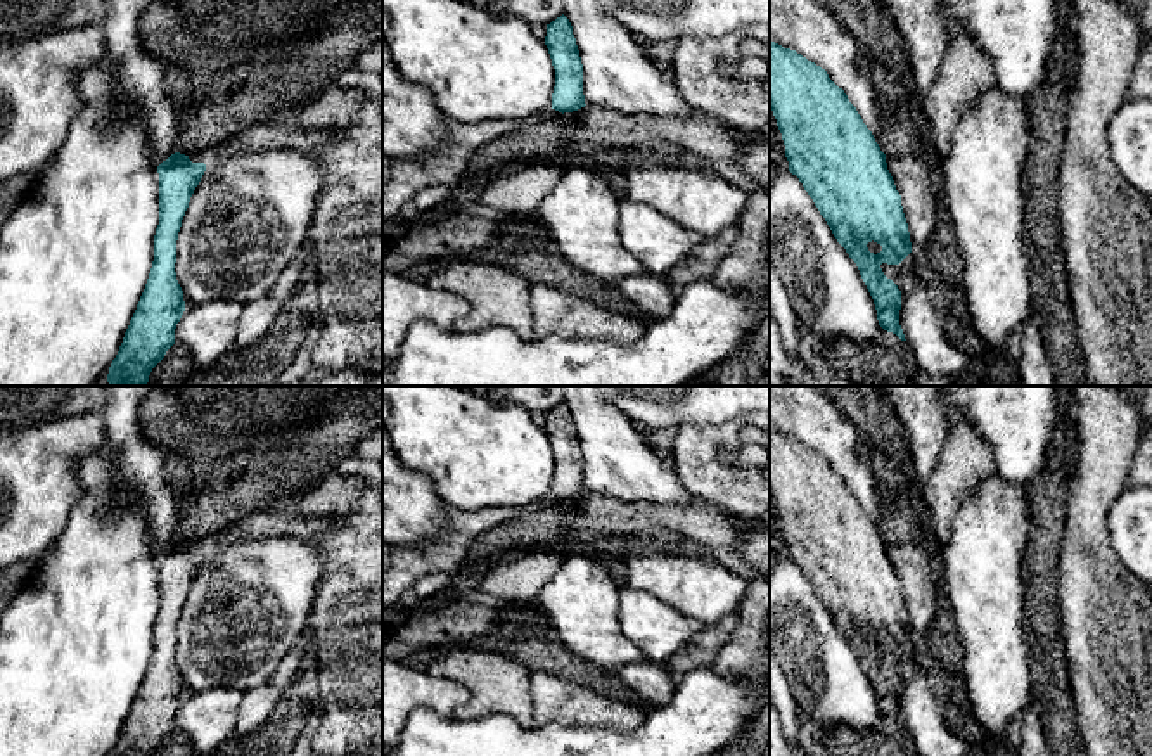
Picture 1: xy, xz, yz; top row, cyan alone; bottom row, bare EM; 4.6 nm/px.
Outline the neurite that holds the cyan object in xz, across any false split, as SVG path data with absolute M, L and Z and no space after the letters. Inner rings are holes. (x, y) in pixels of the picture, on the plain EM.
M564 401L547 412L545 432L555 457L552 497L564 502L585 495L583 452L573 413Z

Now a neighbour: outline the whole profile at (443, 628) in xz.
M462 597L448 607L431 607L412 618L422 626L422 664L426 671L432 663L457 649L469 649L469 642L483 635L495 619L495 609L469 604Z

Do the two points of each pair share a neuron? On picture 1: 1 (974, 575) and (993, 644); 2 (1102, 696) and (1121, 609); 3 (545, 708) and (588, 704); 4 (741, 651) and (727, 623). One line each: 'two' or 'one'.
1: one
2: one
3: one
4: two

